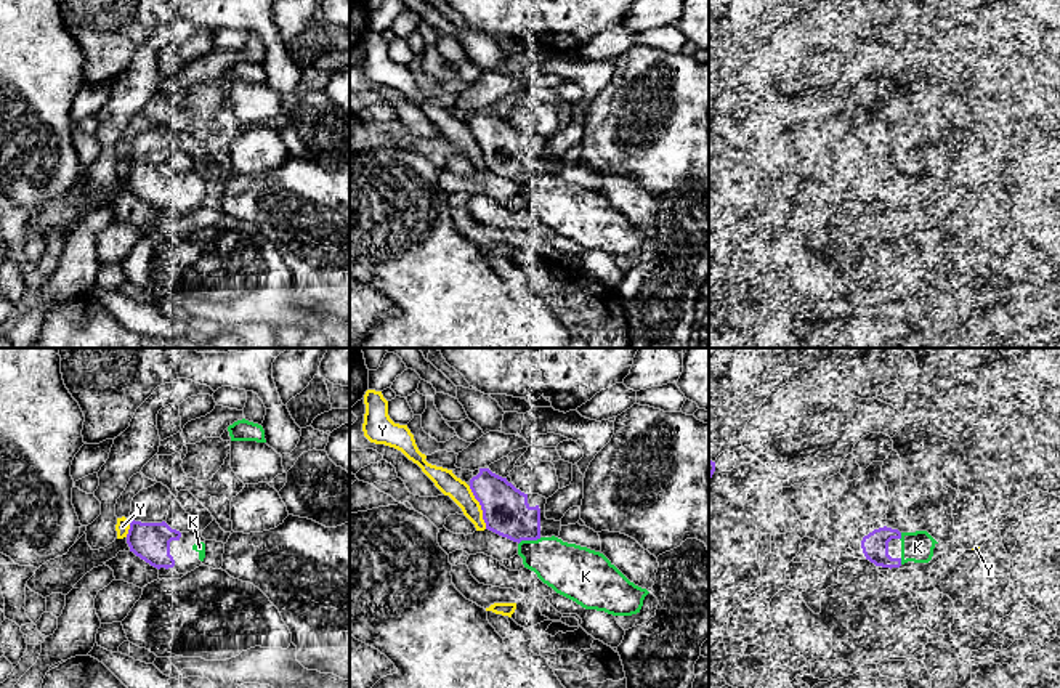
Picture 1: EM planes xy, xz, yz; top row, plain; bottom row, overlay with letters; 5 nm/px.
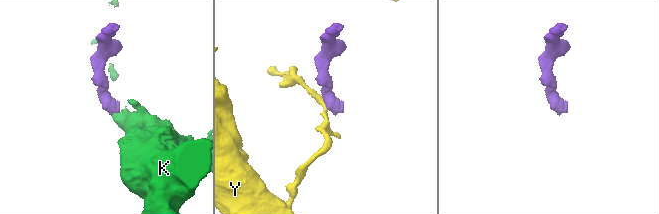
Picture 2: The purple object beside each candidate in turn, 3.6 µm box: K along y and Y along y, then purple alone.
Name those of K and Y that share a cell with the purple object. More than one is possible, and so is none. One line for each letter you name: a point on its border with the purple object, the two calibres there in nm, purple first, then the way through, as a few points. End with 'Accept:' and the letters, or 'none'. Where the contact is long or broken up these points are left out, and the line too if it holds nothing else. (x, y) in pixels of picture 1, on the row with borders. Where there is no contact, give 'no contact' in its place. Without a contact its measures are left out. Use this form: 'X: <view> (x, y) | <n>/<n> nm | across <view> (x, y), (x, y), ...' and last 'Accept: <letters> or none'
K: xz (530, 539) | 240/260 nm
Accept: K

